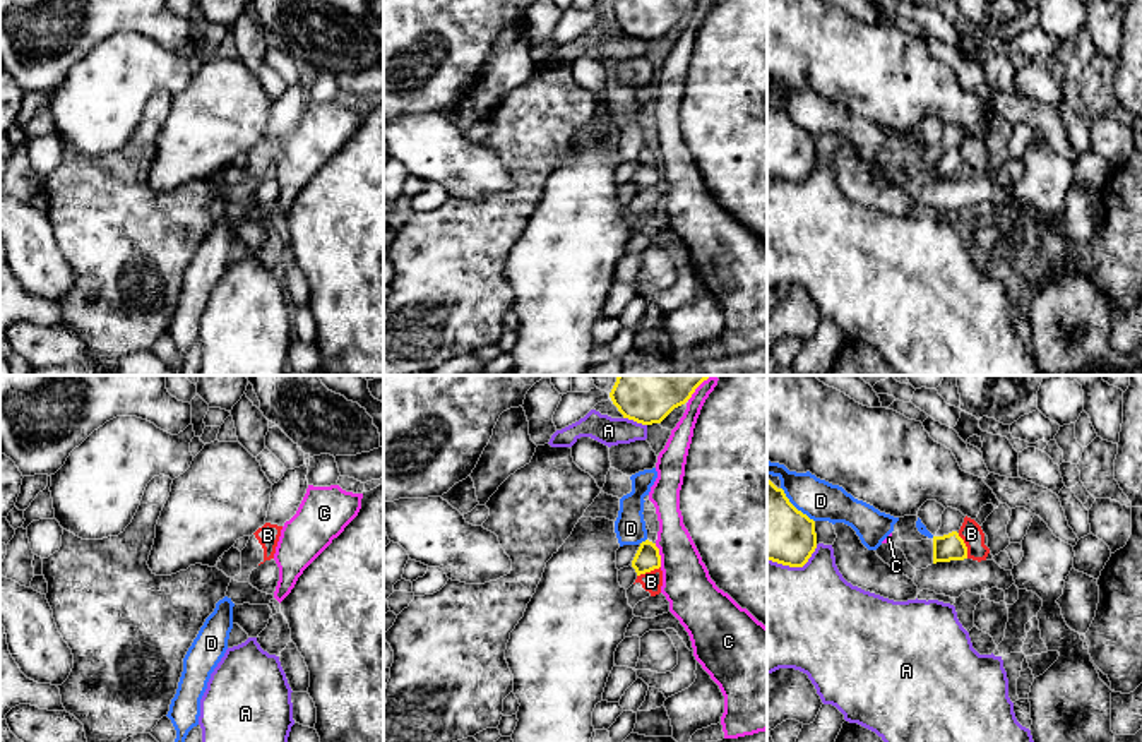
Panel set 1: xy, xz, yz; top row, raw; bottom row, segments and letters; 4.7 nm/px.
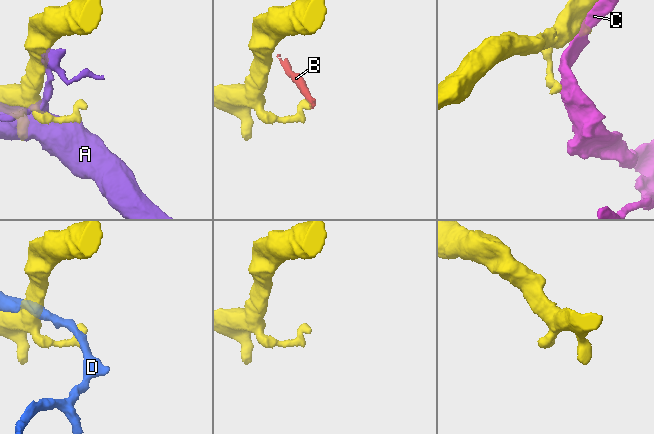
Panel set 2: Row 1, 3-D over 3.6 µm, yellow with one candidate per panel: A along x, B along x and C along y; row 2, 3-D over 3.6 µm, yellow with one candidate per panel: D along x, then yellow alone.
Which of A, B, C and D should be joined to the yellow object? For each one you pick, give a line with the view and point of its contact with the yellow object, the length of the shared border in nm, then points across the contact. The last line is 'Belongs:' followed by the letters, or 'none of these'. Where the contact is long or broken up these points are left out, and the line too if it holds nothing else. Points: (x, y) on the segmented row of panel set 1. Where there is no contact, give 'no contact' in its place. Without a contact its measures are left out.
Belongs: none of these

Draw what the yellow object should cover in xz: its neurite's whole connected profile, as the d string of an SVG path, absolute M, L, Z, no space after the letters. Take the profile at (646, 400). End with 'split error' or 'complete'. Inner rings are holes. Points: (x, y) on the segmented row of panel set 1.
M618 375L610 398L623 418L642 425L661 423L709 377L712 375Z; complete

